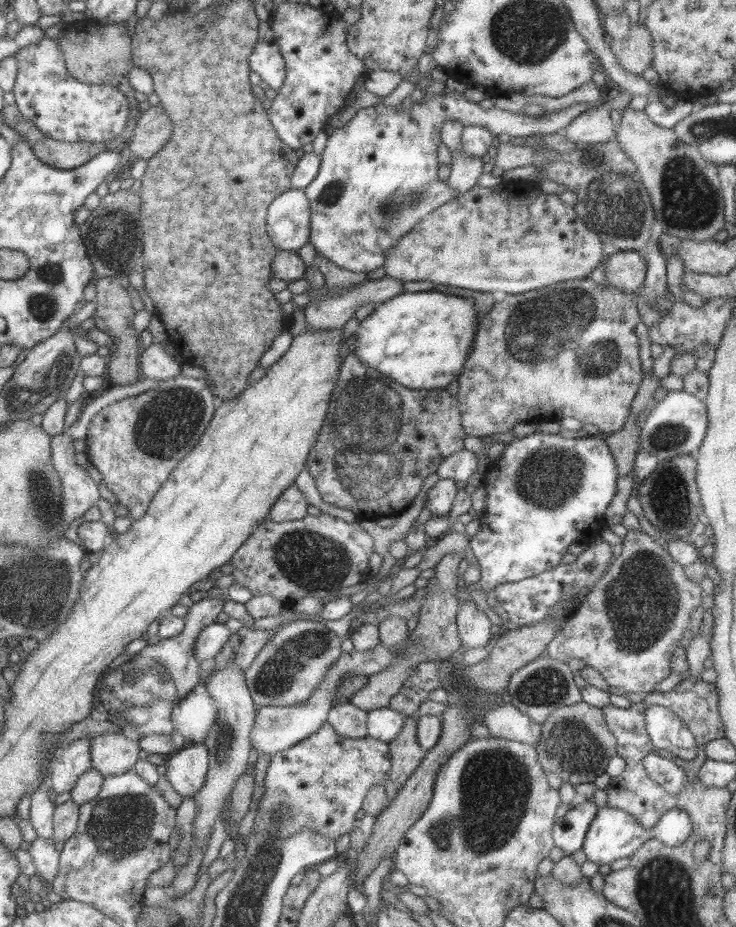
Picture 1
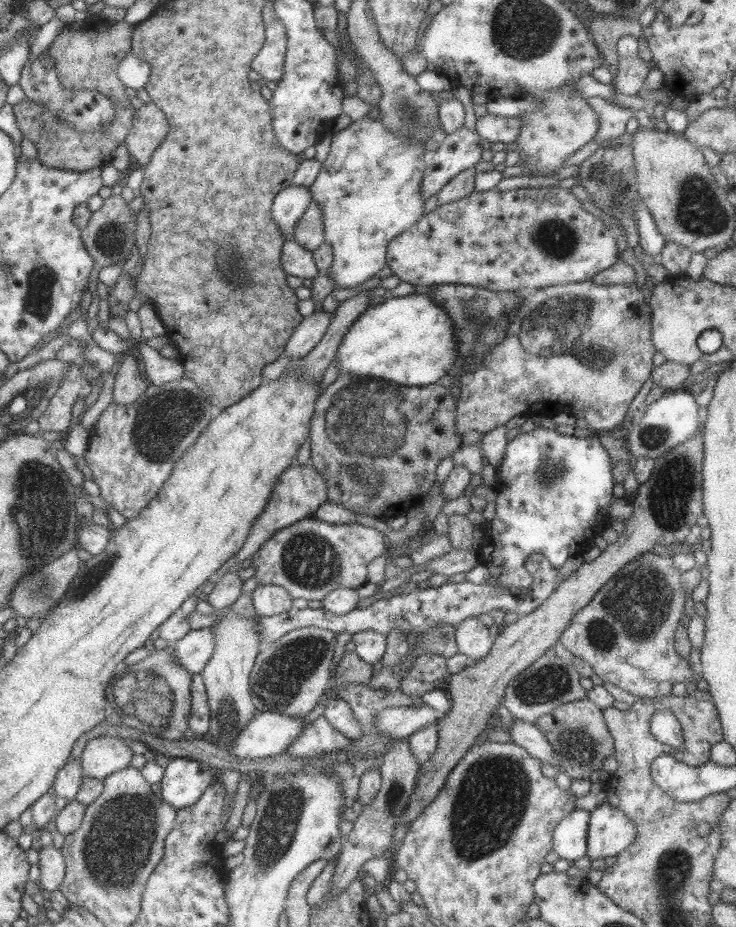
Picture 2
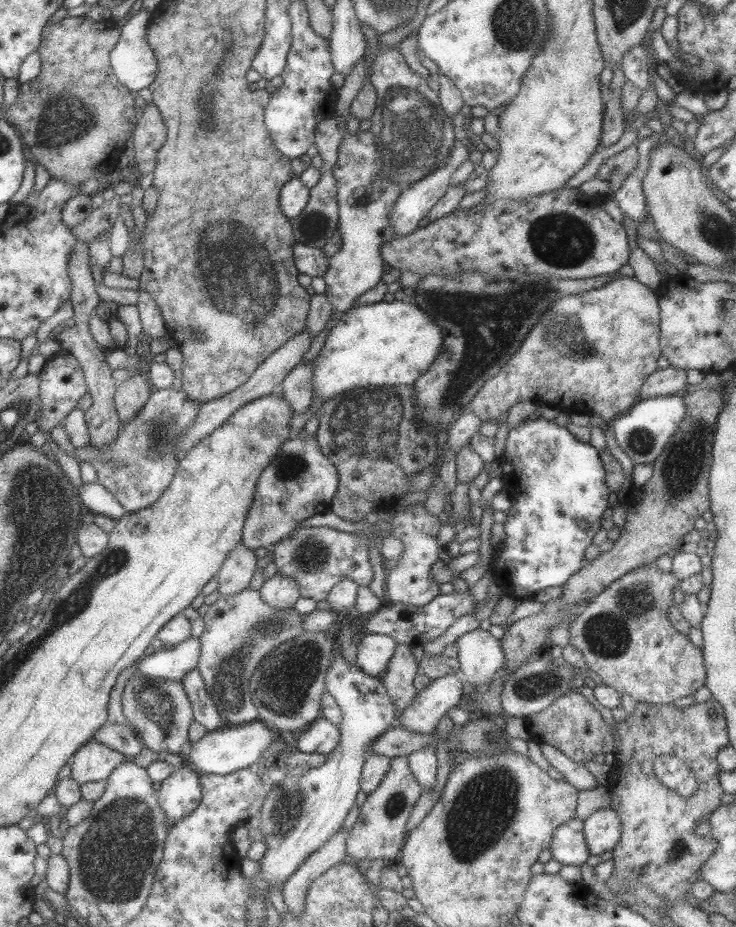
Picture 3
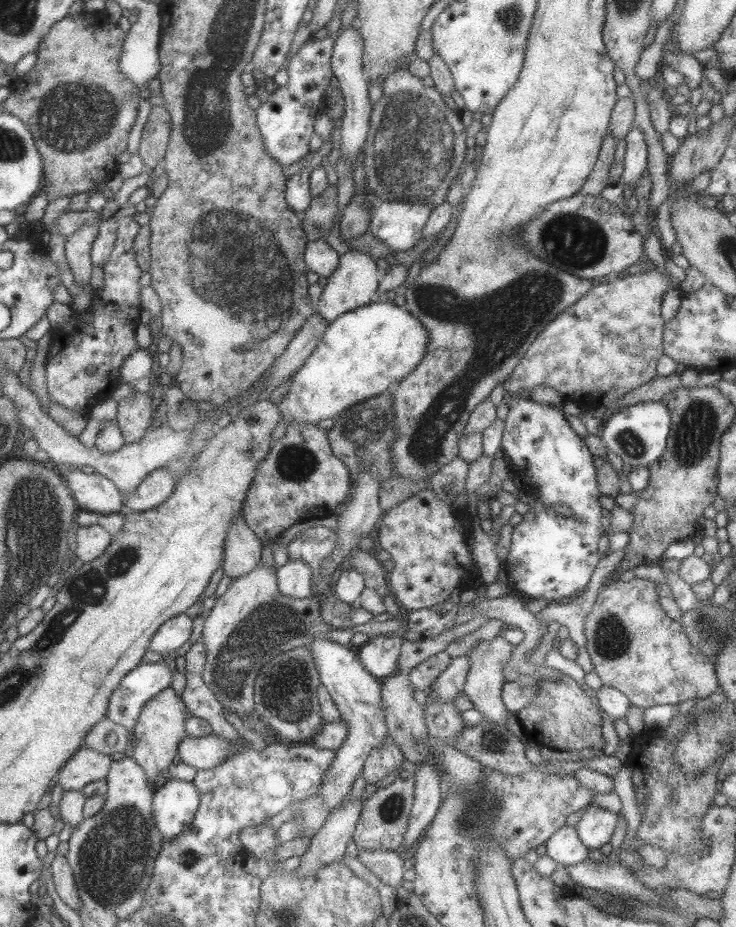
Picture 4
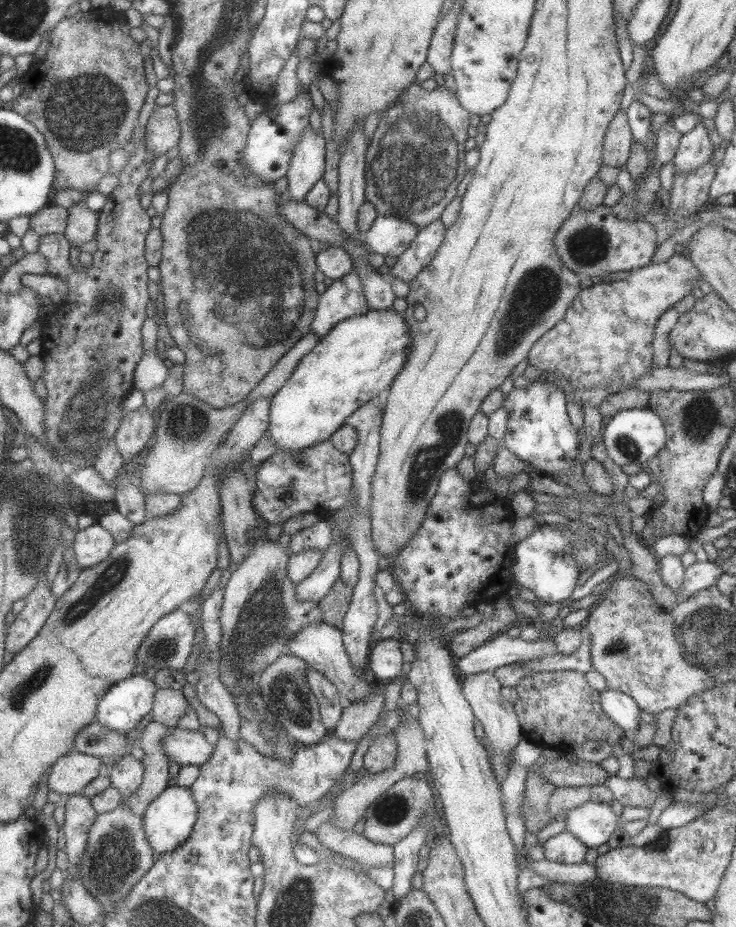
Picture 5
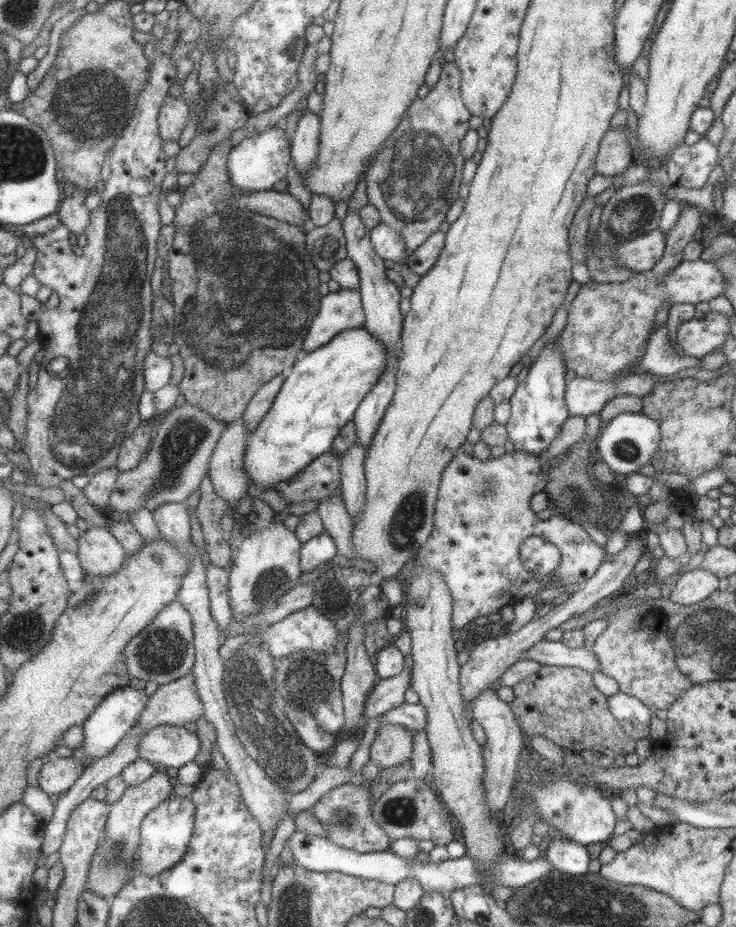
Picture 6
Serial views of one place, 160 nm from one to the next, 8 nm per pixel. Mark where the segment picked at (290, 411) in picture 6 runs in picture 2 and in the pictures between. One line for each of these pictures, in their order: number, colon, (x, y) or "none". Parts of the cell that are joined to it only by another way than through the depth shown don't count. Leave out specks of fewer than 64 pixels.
2: (408, 340)
3: (383, 343)
4: (366, 351)
5: (360, 356)

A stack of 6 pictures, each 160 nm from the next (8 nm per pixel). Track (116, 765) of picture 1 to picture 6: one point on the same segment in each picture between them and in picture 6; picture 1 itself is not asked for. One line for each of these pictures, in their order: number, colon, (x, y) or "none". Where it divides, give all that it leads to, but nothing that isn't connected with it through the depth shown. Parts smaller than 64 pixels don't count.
2: (101, 756)
3: (93, 761)
4: (86, 765)
5: (71, 772)
6: (56, 775)

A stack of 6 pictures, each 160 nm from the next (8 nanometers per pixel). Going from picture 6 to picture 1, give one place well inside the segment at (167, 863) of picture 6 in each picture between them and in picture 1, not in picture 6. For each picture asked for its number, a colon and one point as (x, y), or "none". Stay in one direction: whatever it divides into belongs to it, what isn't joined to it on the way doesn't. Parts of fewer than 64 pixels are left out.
1: (186, 768)
2: (183, 780)
3: (180, 793)
4: (173, 804)
5: (168, 819)

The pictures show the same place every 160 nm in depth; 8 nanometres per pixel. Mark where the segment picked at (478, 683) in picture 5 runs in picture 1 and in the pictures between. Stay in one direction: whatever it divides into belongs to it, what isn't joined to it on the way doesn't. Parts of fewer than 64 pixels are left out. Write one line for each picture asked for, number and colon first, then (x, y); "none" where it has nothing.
1: (474, 629)
2: (471, 637)
3: (479, 655)
4: (482, 685)

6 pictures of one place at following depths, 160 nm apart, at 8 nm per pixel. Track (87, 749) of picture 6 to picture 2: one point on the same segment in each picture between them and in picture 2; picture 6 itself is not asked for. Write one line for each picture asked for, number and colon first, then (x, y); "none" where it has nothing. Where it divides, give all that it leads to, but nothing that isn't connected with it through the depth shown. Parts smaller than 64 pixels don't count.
2: (193, 650)
3: (173, 663)
4: (145, 680)
5: (128, 702)

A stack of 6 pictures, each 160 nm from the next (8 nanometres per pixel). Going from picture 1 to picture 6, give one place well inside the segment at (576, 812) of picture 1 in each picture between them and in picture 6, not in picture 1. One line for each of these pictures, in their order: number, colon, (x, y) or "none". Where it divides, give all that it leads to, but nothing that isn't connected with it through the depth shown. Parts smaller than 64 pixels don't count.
2: (569, 836)
3: (567, 845)
4: (563, 846)
5: (563, 848)
6: (563, 854)

